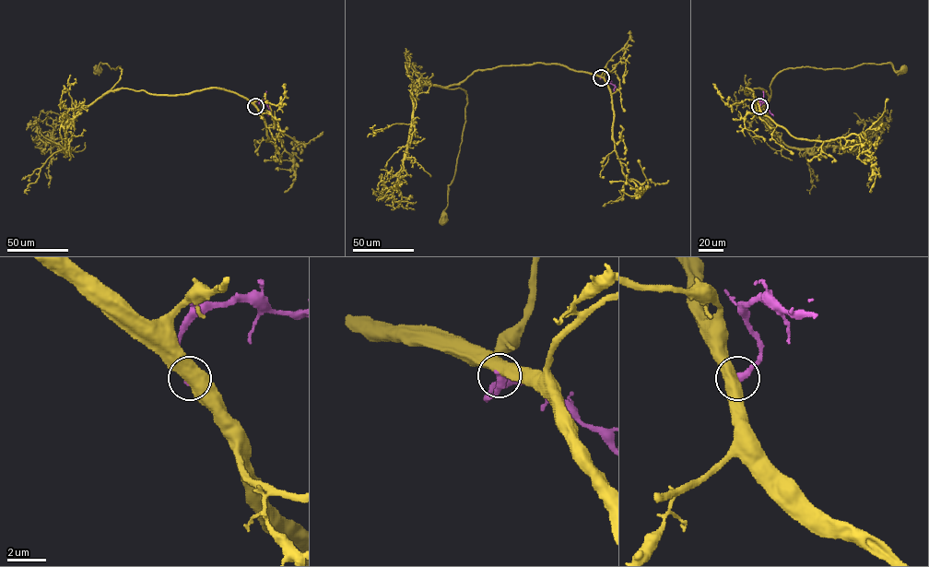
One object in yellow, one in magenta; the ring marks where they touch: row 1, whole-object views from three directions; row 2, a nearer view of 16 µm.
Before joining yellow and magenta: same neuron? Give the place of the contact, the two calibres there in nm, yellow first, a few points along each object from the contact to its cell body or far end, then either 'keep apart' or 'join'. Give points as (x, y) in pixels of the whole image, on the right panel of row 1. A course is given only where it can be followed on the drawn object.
at (759, 106); 550 nm thick on the yellow side, 400 nm on the other; yellow runs (759, 106), (746, 88), (747, 95), (762, 88), (770, 97), (773, 77), (789, 68), (890, 63), (903, 68); magenta runs (759, 106), (760, 101), (763, 101), (773, 115); keep apart

